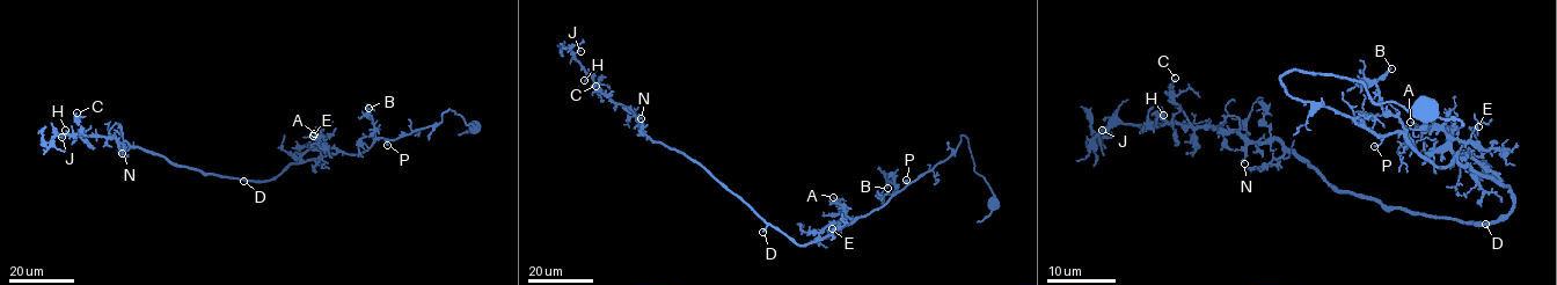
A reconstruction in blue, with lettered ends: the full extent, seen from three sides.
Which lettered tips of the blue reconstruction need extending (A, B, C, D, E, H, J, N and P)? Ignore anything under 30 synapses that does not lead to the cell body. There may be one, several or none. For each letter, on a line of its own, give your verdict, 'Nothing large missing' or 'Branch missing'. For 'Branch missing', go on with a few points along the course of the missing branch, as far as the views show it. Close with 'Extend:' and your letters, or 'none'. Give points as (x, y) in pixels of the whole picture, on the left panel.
A: Nothing large missing
B: Nothing large missing
C: Nothing large missing
D: Branch missing. Course of what is missing: (243, 181), (228, 195), (221, 191), (227, 181)
E: Nothing large missing
H: Nothing large missing
J: Nothing large missing
N: Nothing large missing
P: Nothing large missing
Extend: D

